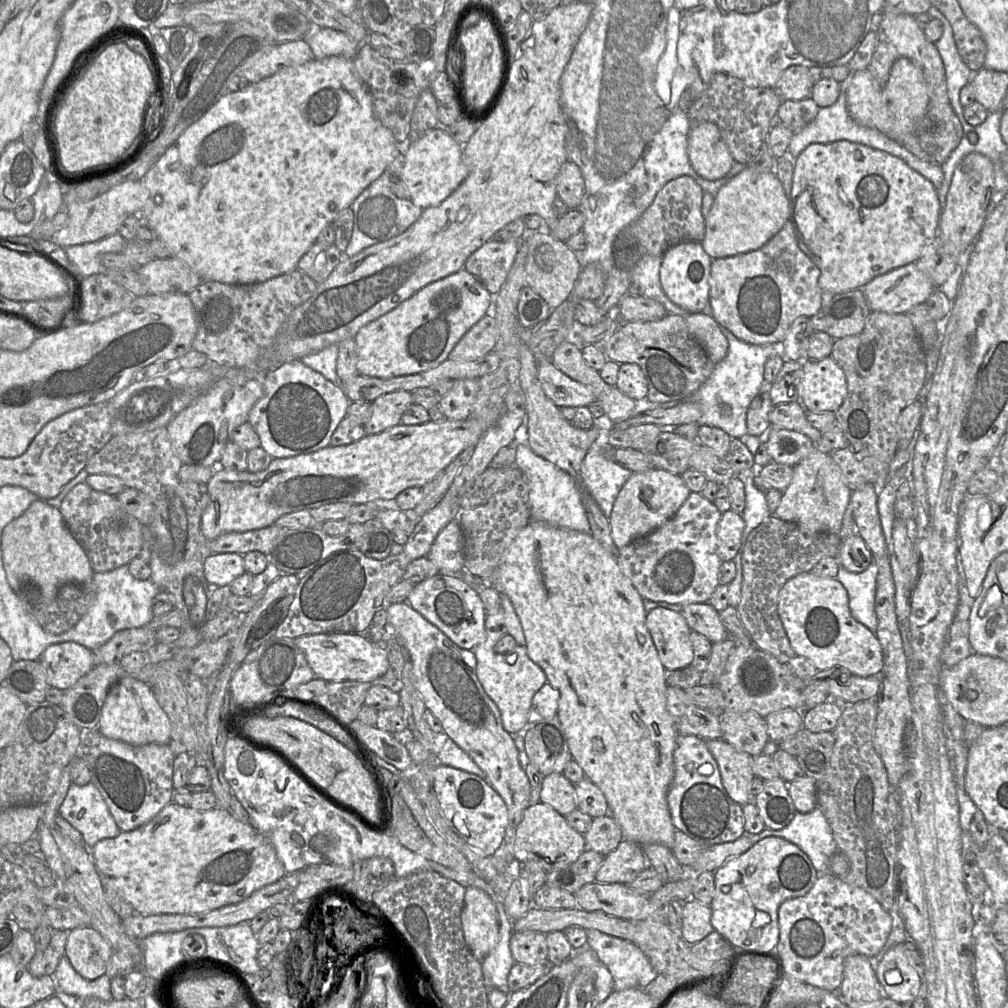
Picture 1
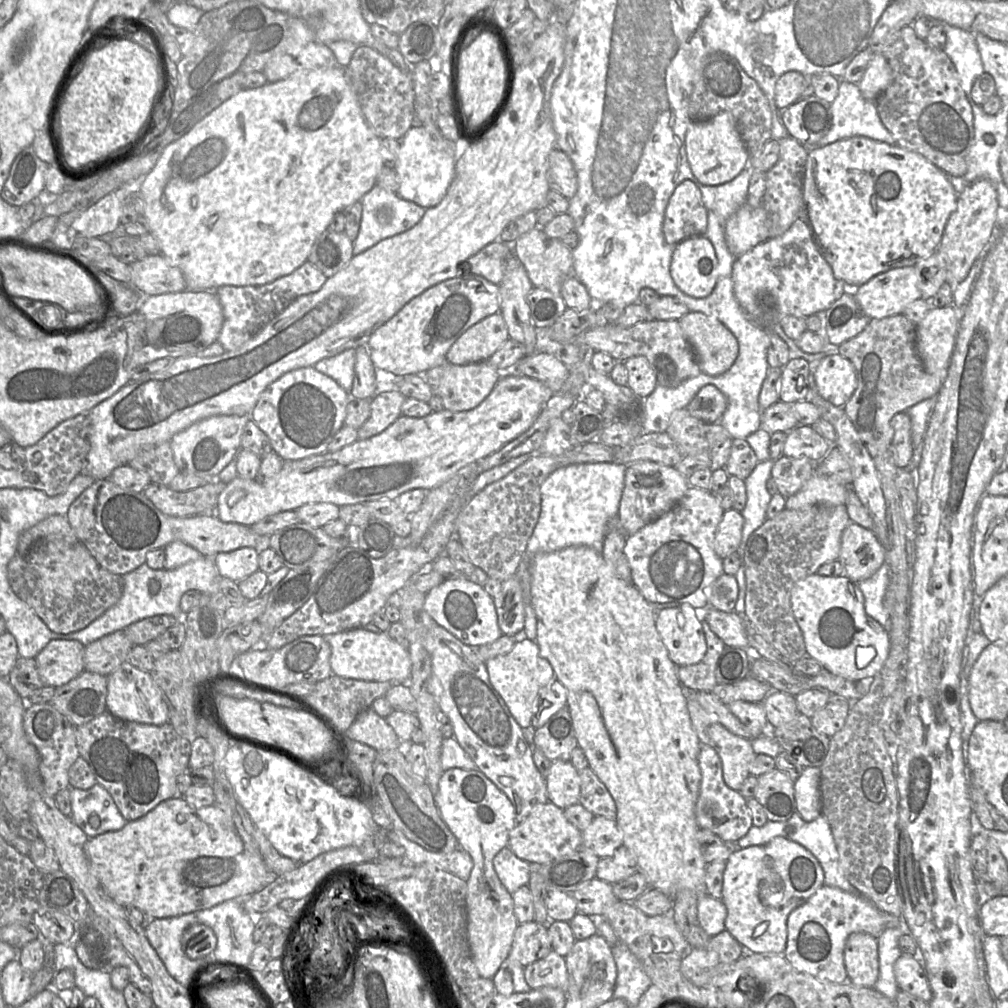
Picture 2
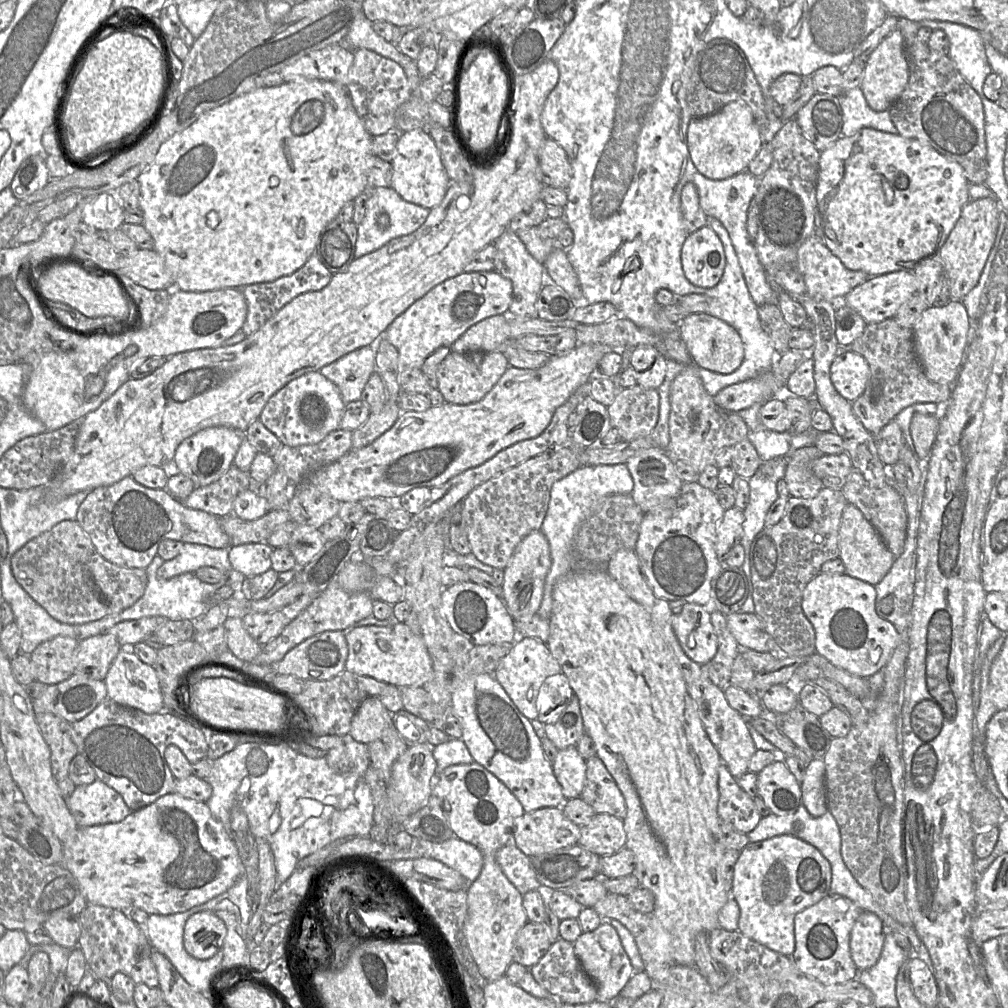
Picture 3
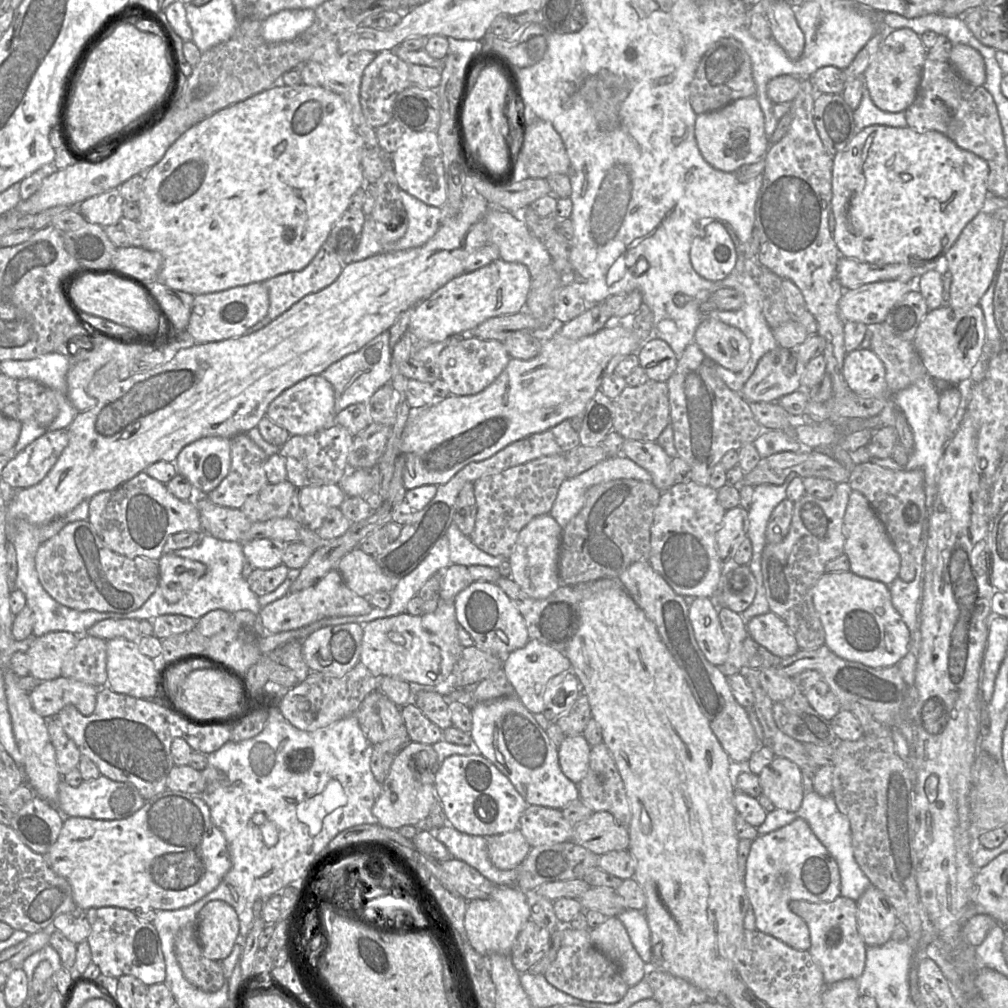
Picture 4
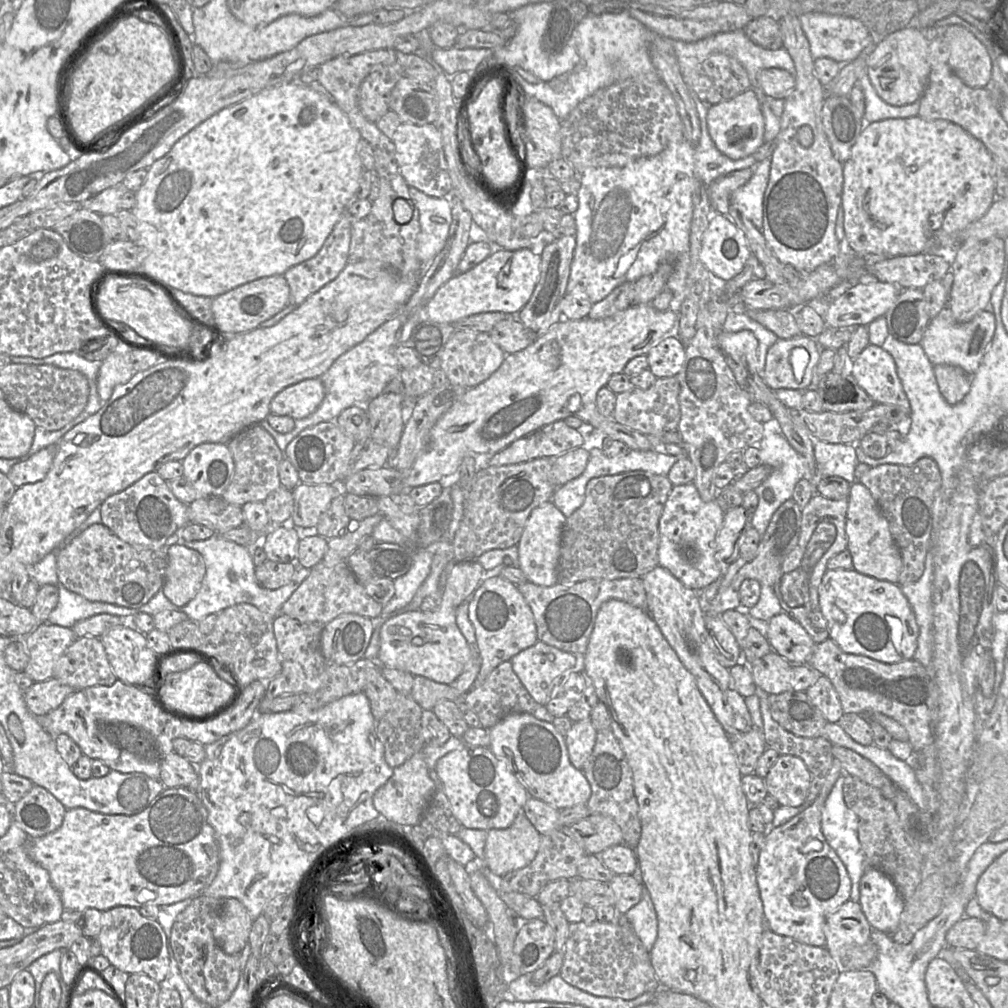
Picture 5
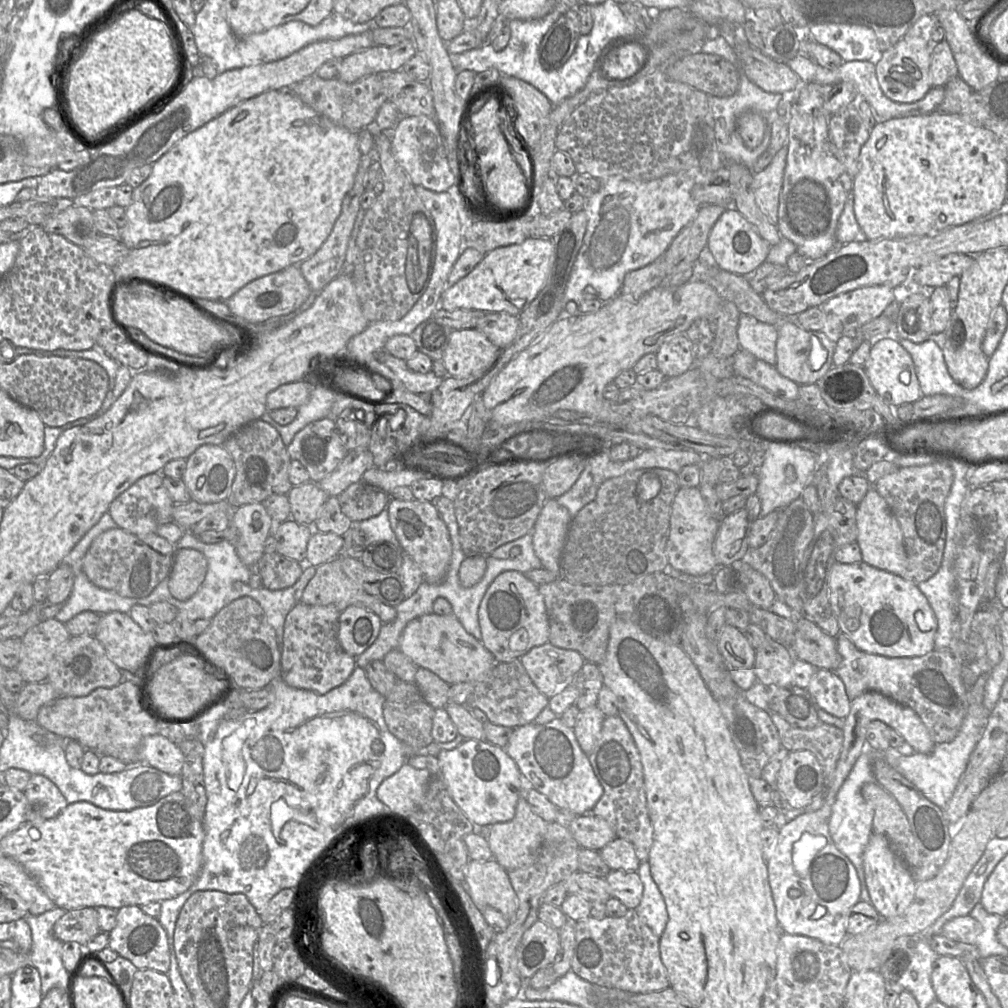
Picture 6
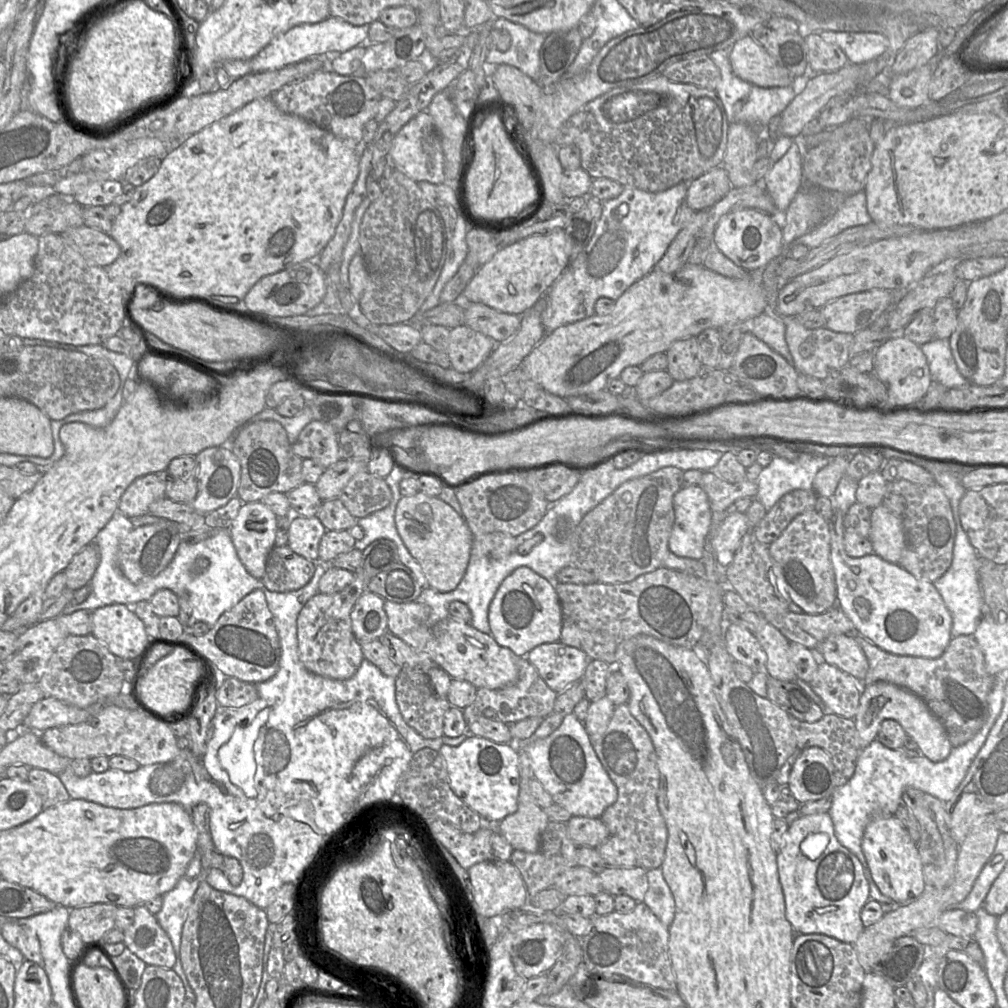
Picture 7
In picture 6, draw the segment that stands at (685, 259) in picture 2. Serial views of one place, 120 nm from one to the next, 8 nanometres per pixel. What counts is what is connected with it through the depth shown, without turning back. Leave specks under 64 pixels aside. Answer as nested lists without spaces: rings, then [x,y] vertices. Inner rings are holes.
[[[734,207],[726,208],[722,213],[711,229],[707,242],[710,257],[719,269],[742,276],[750,276],[766,262],[771,247]]]

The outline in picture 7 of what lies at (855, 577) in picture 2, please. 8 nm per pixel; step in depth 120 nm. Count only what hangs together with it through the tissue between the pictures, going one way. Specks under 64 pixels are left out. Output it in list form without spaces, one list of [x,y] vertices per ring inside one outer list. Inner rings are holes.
[[[884,504],[871,510],[869,539],[873,545],[873,554],[899,564],[905,547],[904,529],[901,520]]]

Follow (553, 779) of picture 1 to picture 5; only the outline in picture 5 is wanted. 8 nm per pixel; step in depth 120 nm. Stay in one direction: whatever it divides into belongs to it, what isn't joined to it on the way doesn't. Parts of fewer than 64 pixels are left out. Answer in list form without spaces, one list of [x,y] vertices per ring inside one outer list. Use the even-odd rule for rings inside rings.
[[[589,719],[573,722],[567,734],[565,743],[571,764],[576,769],[583,769],[589,759],[595,741],[597,731]]]

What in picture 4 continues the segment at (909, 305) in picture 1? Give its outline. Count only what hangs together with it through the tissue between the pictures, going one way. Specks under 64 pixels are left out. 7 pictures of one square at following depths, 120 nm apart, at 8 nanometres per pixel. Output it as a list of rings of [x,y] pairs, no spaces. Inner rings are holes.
[[[889,280],[845,290],[838,303],[840,316],[844,322],[883,323],[894,305],[913,287],[915,282]]]

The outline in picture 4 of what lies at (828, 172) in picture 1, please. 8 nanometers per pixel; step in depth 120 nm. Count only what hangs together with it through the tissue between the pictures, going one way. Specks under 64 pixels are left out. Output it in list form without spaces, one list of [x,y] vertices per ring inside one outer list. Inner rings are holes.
[[[872,125],[859,131],[848,145],[833,157],[832,213],[835,227],[832,238],[842,258],[872,264],[941,265],[945,254],[954,245],[966,225],[986,208],[989,193],[987,179],[989,166],[985,160],[972,152],[959,148],[952,140],[937,131],[919,133],[909,127],[895,128]]]

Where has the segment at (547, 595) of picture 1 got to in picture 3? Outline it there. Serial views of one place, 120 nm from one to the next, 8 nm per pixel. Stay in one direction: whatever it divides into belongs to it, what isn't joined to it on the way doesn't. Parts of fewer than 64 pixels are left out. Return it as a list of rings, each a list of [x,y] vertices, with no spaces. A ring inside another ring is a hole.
[[[608,571],[575,573],[561,578],[553,589],[553,604],[549,624],[550,634],[546,645],[560,664],[562,673],[568,678],[574,691],[574,697],[577,697],[579,701],[584,733],[593,740],[596,756],[604,763],[625,799],[626,815],[623,819],[626,833],[625,847],[635,855],[636,868],[634,874],[638,878],[640,886],[649,889],[655,896],[655,907],[652,914],[668,933],[669,952],[673,962],[679,965],[695,966],[695,937],[701,932],[710,932],[719,928],[719,912],[731,897],[728,881],[721,872],[721,861],[726,849],[718,841],[718,828],[722,823],[717,812],[719,801],[718,768],[723,762],[722,758],[704,729],[672,649],[654,625],[646,609],[633,600],[620,584],[610,576]]]

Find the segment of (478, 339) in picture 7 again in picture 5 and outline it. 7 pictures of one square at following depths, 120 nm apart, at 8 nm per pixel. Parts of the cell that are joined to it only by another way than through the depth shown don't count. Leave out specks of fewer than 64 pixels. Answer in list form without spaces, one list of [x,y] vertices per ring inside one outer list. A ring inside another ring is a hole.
[[[456,330],[442,350],[440,368],[451,384],[472,388],[487,380],[500,367],[505,356],[488,333]]]

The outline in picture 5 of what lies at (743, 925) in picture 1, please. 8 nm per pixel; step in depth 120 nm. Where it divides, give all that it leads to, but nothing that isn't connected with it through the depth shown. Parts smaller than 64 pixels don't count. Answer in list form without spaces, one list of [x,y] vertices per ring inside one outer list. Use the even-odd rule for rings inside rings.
[[[834,758],[817,799],[783,825],[769,829],[755,865],[767,928],[776,934],[791,937],[811,946],[825,947],[823,928],[826,918],[850,900],[851,880],[846,867],[827,843],[821,830],[821,815],[825,801],[843,774],[840,762]],[[810,839],[820,840],[823,844],[822,849],[802,853],[801,847]],[[793,896],[804,897],[808,905],[802,908],[794,906]]]

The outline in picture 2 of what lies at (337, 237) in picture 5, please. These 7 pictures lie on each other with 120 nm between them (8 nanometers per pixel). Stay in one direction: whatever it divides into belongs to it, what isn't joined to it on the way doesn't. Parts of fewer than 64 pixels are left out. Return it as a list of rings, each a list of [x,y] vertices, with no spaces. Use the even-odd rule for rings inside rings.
[[[306,261],[291,274],[265,285],[221,286],[213,290],[221,304],[224,317],[217,342],[225,351],[241,347],[297,298],[317,292],[327,279],[317,267]]]

